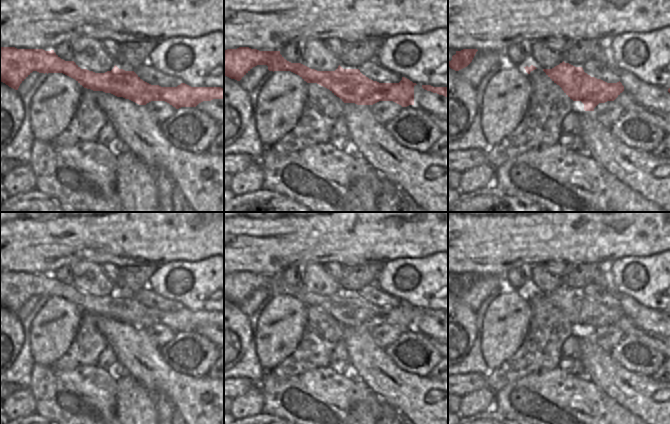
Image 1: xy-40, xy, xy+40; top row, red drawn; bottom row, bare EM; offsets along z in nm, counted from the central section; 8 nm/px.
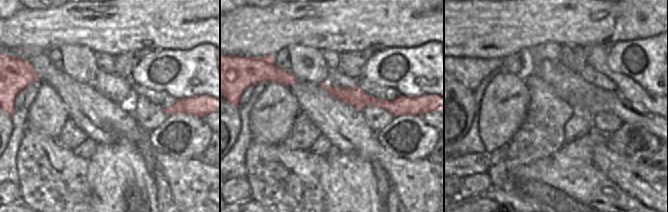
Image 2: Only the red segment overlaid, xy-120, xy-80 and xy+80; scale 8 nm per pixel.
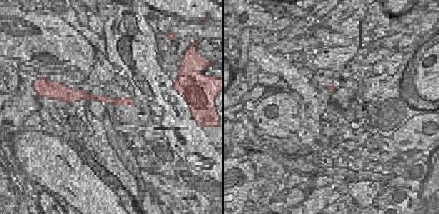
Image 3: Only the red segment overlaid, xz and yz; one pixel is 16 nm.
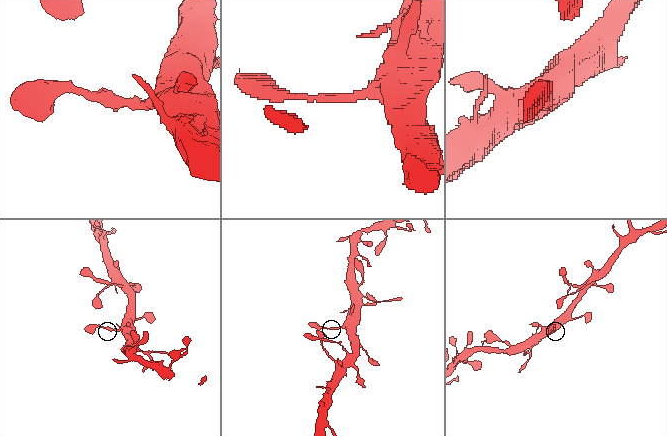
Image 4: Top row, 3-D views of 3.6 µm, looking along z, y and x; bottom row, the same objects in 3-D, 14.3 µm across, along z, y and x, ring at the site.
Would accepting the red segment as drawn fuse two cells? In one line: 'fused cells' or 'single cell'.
single cell

